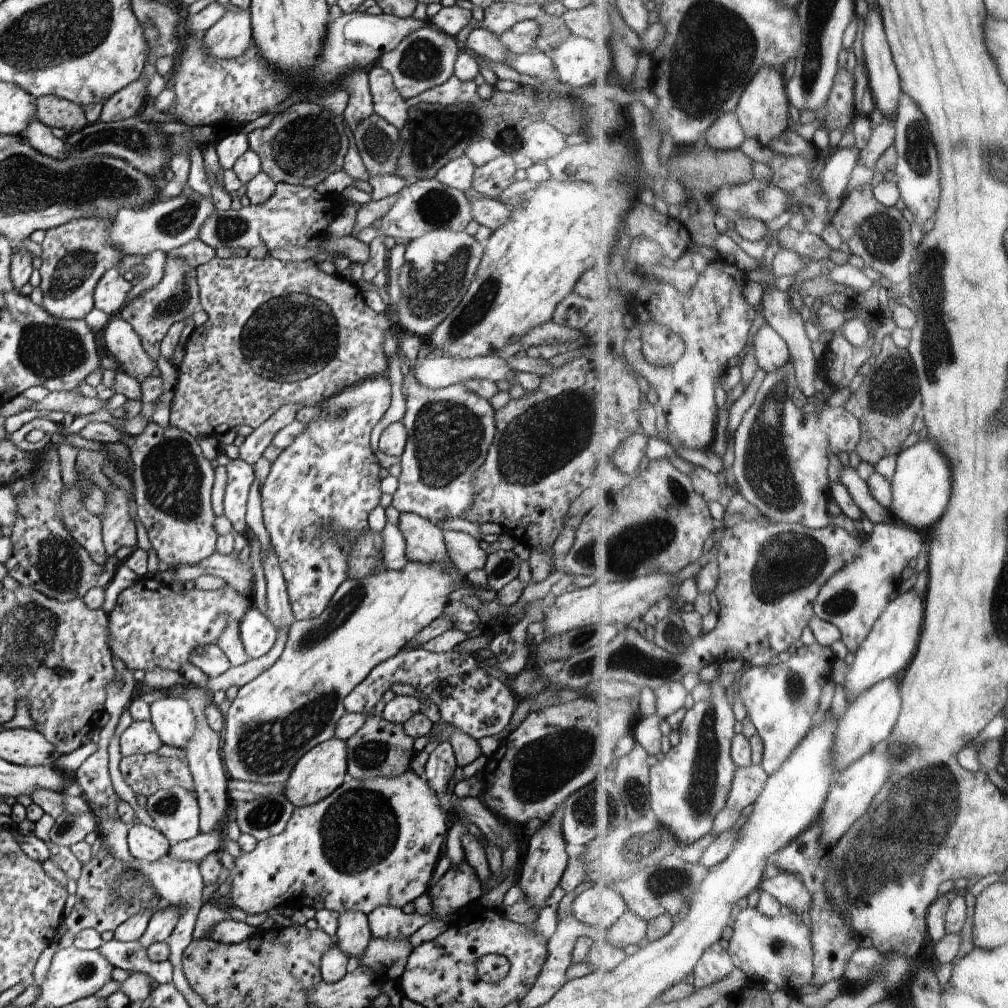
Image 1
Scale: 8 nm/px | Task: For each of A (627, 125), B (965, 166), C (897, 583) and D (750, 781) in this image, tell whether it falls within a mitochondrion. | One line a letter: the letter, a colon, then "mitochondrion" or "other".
A: other
B: other
C: other
D: other

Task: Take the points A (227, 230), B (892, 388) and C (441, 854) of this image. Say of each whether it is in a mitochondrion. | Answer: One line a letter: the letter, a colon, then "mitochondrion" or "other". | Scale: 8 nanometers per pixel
A: mitochondrion
B: mitochondrion
C: other

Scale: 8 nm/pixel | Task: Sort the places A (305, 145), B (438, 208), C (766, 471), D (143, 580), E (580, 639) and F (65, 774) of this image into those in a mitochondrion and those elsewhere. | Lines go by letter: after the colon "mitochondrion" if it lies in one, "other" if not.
A: mitochondrion
B: mitochondrion
C: mitochondrion
D: other
E: mitochondrion
F: other

